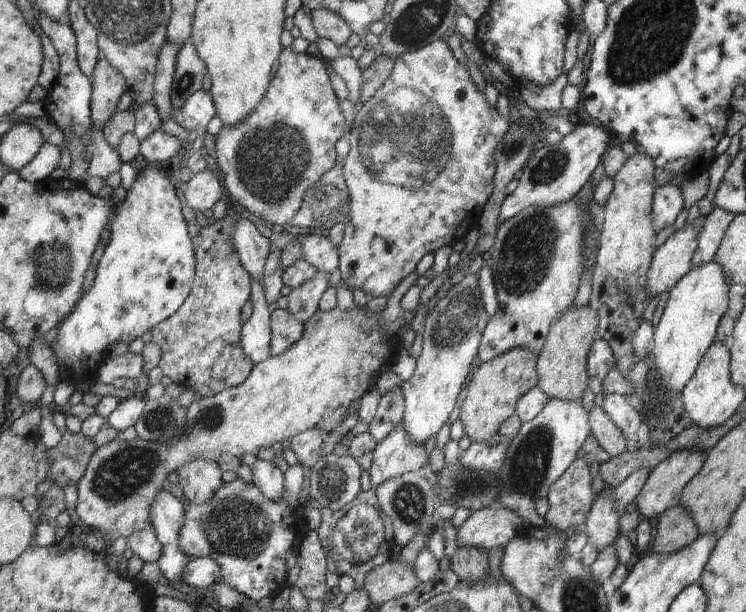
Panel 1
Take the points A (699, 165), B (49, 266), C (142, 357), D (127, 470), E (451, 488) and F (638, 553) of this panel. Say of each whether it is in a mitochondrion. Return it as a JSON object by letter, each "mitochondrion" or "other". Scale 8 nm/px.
{"A":"other","B":"mitochondrion","C":"other","D":"mitochondrion","E":"mitochondrion","F":"other"}

